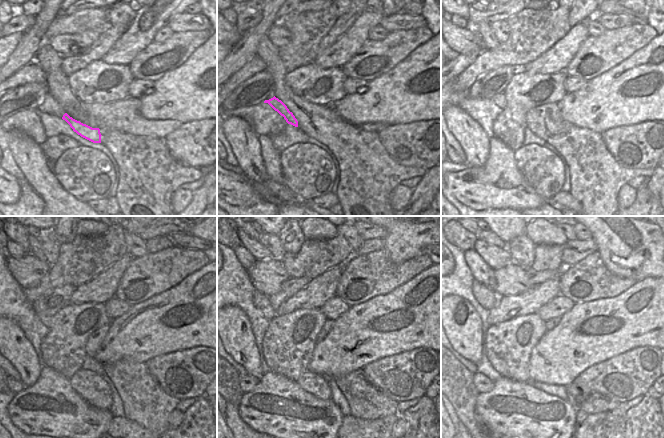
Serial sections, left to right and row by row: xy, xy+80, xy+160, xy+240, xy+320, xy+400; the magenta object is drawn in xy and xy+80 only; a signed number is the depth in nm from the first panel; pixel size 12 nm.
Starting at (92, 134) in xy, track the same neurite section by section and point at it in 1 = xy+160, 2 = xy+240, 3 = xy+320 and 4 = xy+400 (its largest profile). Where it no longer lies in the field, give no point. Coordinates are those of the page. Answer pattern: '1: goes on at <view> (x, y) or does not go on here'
1: goes on at xy+160 (500, 100)
2: goes on at xy+240 (46, 320)
3: goes on at xy+320 (261, 301)
4: goes on at xy+400 (486, 297)

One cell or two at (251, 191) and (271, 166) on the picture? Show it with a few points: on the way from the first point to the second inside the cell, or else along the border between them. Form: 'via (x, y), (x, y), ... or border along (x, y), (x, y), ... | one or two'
via (259, 191), (271, 180), (271, 174) | one

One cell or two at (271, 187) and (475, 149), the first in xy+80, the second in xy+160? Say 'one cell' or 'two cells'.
two cells

